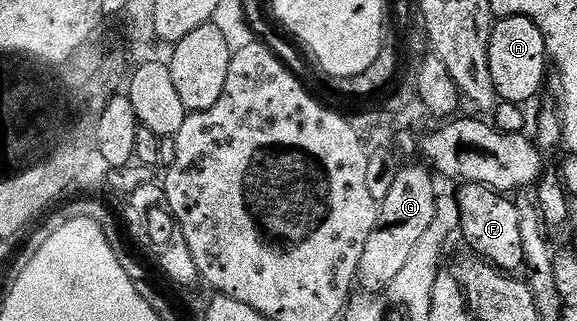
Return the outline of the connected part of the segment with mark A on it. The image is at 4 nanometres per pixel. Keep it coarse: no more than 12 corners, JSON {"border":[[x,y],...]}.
{"border":[[496,19],[489,74],[500,101],[526,105],[549,73],[541,30]]}

